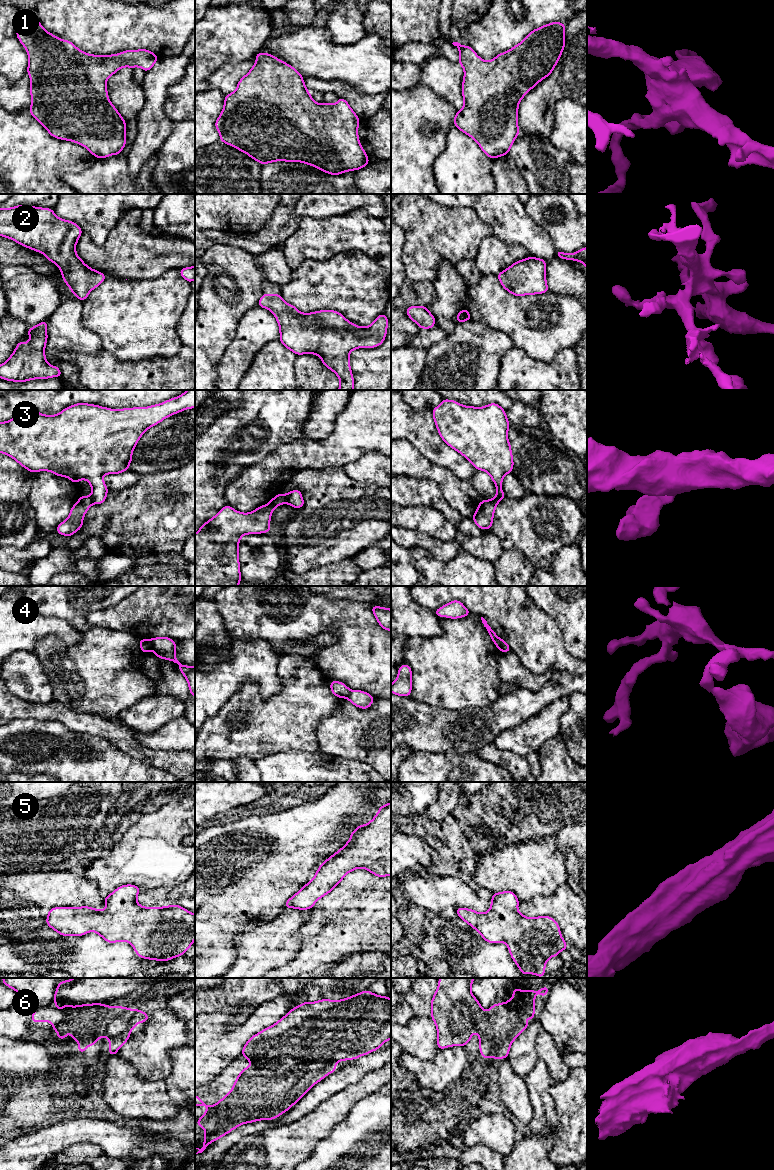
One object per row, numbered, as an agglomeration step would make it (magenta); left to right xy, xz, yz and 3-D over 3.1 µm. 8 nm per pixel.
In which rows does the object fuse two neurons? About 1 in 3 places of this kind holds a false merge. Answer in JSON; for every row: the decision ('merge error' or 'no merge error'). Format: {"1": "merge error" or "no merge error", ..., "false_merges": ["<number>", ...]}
{"1": "no merge error", "2": "no merge error", "3": "merge error", "4": "merge error", "5": "no merge error", "6": "merge error", "false_merges": ["3", "4", "6"]}

